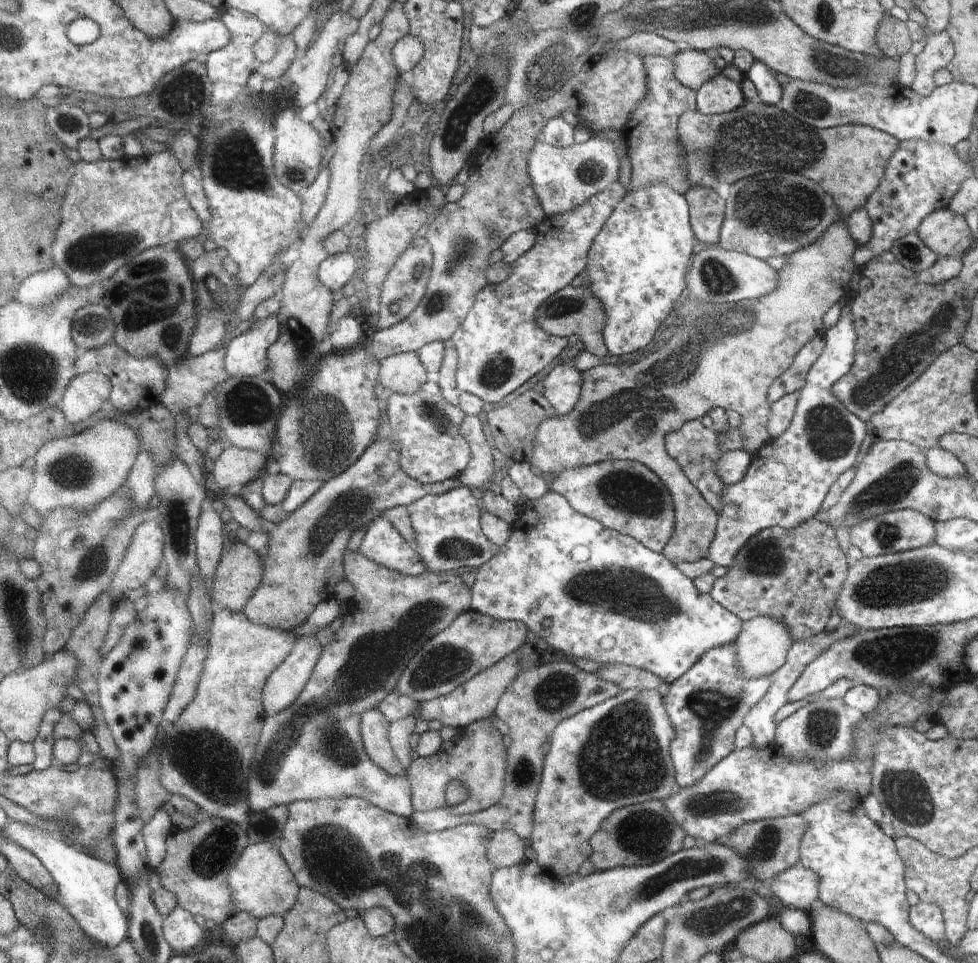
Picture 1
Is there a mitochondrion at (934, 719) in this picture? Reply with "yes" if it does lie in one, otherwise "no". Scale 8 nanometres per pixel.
no

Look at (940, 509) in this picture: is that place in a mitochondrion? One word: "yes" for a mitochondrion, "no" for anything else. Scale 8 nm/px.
no

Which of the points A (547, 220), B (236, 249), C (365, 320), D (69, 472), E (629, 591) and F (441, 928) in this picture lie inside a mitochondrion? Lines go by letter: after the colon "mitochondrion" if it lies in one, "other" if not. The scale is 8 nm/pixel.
A: other
B: other
C: other
D: mitochondrion
E: mitochondrion
F: mitochondrion

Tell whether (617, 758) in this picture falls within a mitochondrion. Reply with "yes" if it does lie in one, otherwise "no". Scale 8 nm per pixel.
yes

